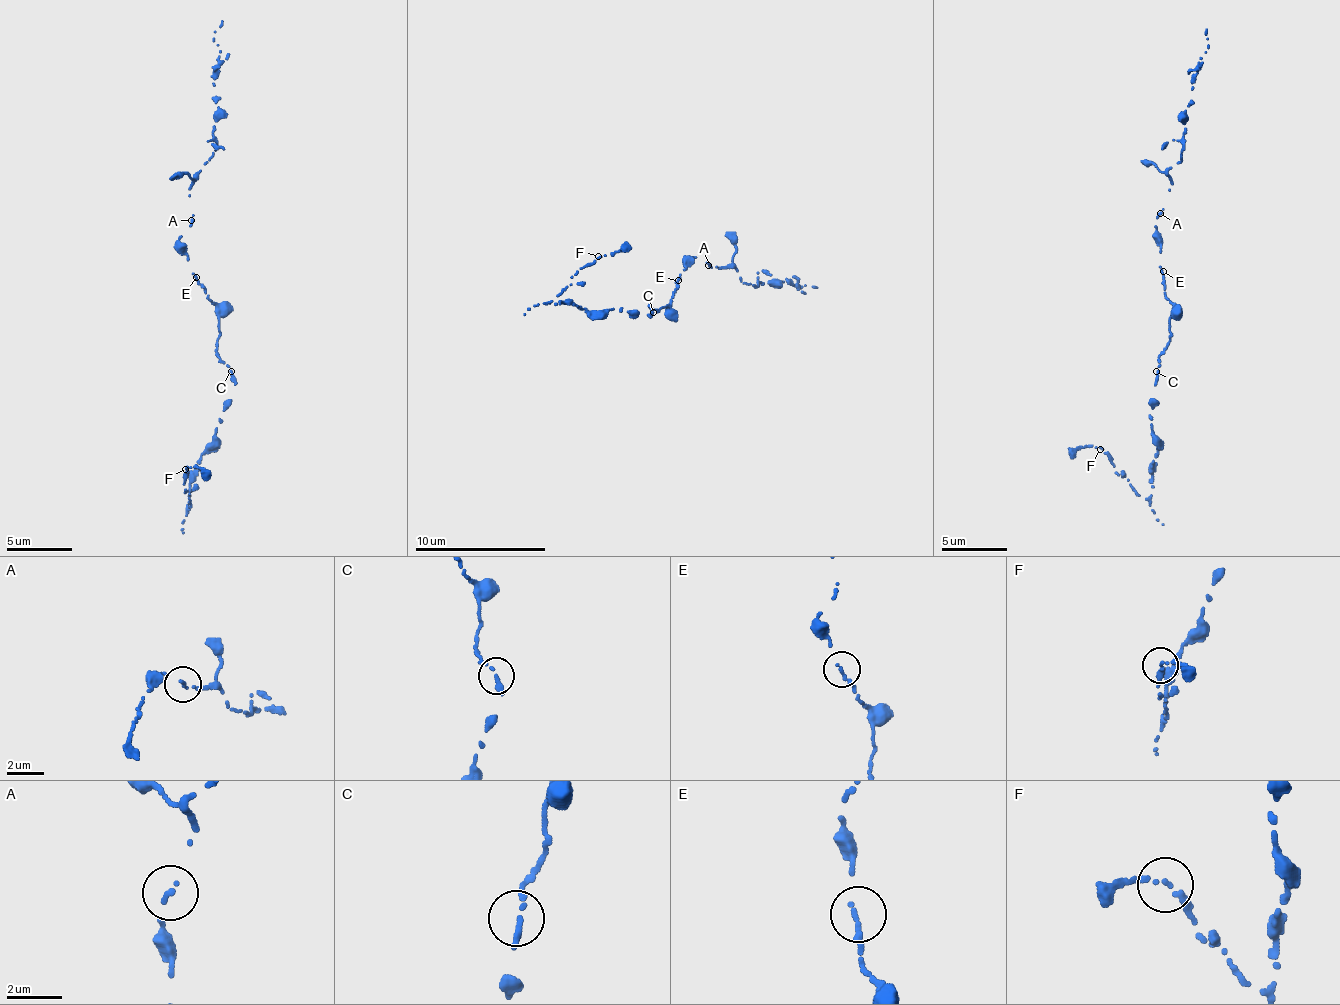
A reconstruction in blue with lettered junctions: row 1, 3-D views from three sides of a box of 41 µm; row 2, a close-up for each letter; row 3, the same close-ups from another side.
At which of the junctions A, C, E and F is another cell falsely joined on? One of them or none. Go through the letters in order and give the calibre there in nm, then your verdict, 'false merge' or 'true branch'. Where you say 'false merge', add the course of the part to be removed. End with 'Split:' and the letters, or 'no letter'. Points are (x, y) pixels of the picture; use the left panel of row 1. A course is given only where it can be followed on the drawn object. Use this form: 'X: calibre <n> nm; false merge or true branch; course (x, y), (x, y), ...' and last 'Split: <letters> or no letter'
A: calibre 180 nm; true branch
C: calibre 280 nm; true branch
E: calibre 240 nm; true branch
F: calibre 150 nm; true branch
Split: no letter

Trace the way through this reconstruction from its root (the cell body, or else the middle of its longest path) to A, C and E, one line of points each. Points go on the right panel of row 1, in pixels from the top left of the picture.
A: (1169, 300), (1163, 293), (1164, 279), (1158, 267), (1162, 244), (1153, 227), (1155, 216), (1160, 212)
C: (1169, 300), (1172, 308), (1172, 317), (1168, 321), (1170, 342), (1165, 346), (1156, 371)
E: (1169, 300), (1163, 293), (1163, 271)

